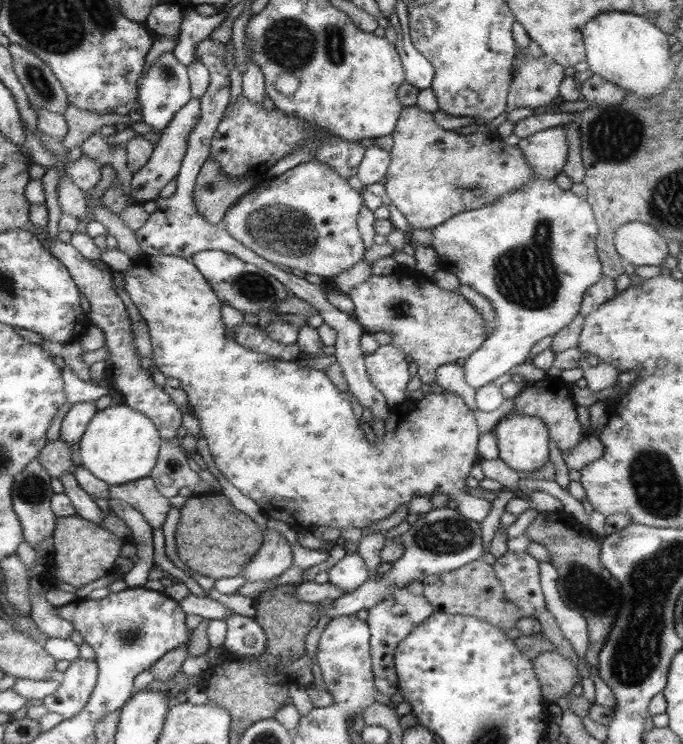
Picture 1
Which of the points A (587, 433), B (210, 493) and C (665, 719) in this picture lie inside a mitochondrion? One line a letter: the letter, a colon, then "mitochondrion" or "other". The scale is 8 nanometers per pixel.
A: other
B: other
C: other

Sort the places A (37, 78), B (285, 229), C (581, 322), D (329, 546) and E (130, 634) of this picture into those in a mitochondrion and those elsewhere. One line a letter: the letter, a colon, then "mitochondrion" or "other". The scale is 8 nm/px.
A: mitochondrion
B: mitochondrion
C: other
D: other
E: mitochondrion

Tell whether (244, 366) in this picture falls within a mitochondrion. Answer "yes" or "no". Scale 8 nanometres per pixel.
no

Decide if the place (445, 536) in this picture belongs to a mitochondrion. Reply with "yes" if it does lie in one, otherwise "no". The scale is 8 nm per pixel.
yes

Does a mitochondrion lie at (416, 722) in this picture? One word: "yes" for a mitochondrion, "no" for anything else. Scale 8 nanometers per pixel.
no

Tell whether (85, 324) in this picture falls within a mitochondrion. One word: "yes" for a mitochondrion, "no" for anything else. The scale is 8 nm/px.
no

